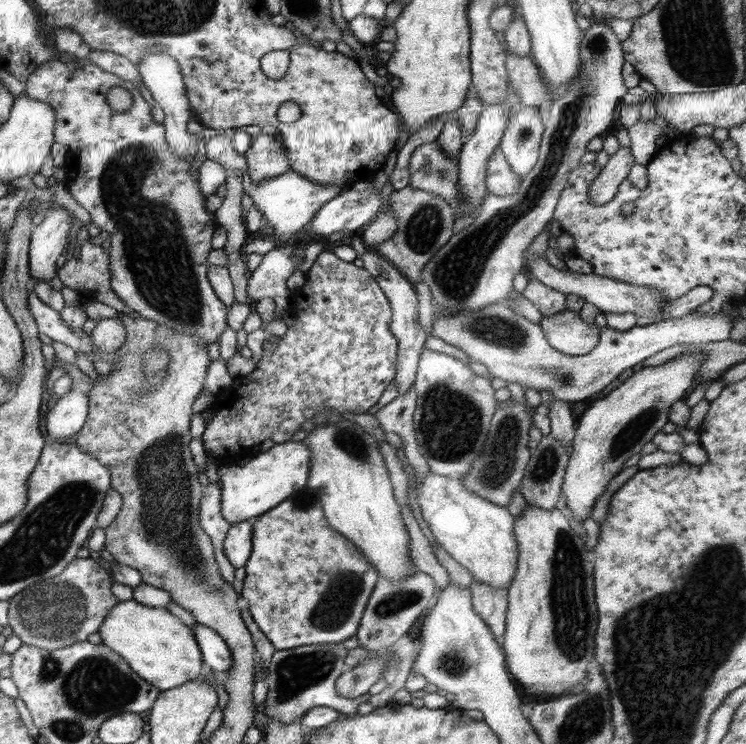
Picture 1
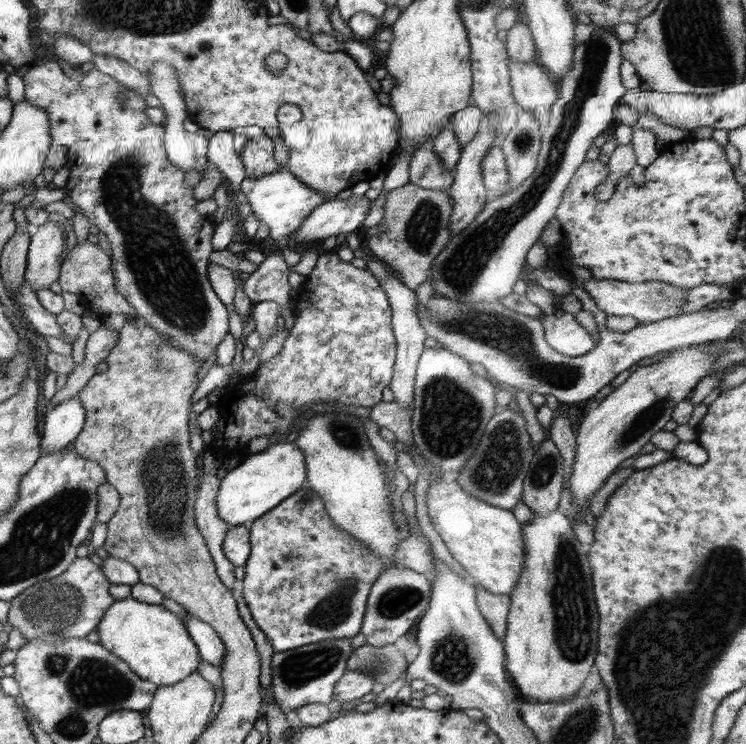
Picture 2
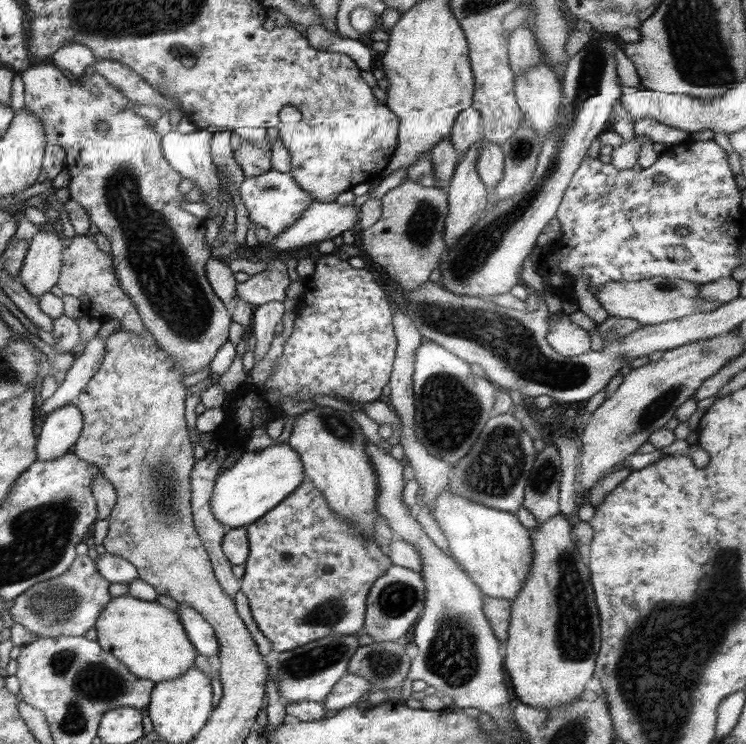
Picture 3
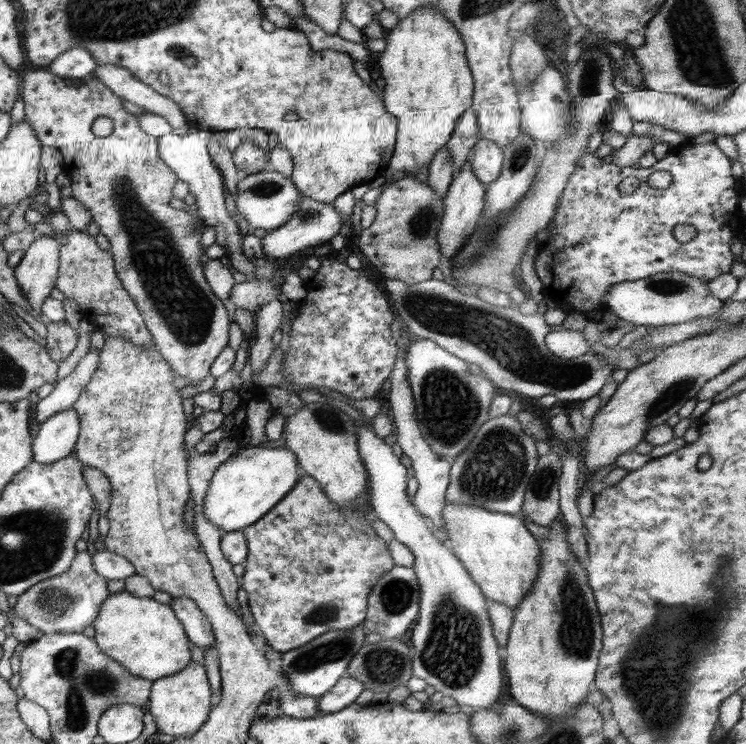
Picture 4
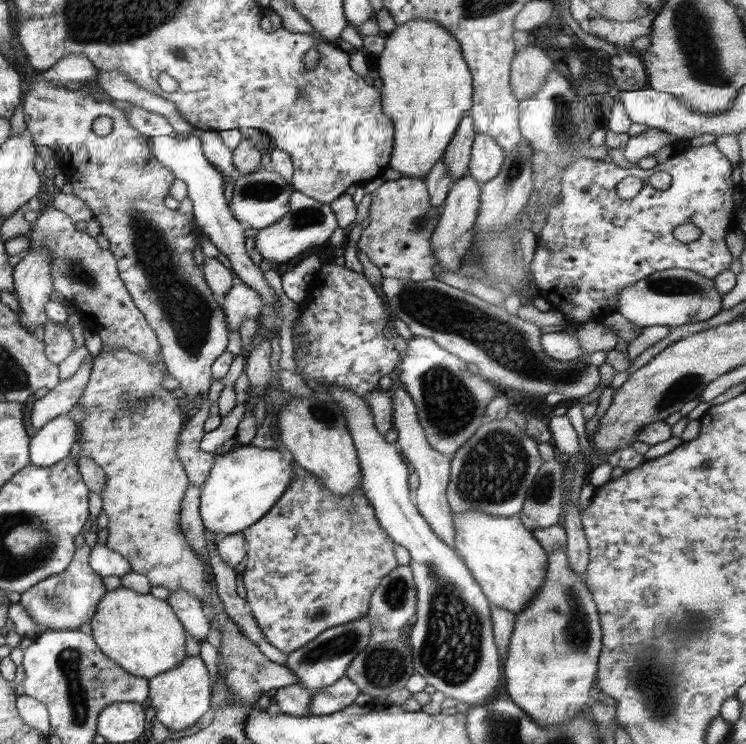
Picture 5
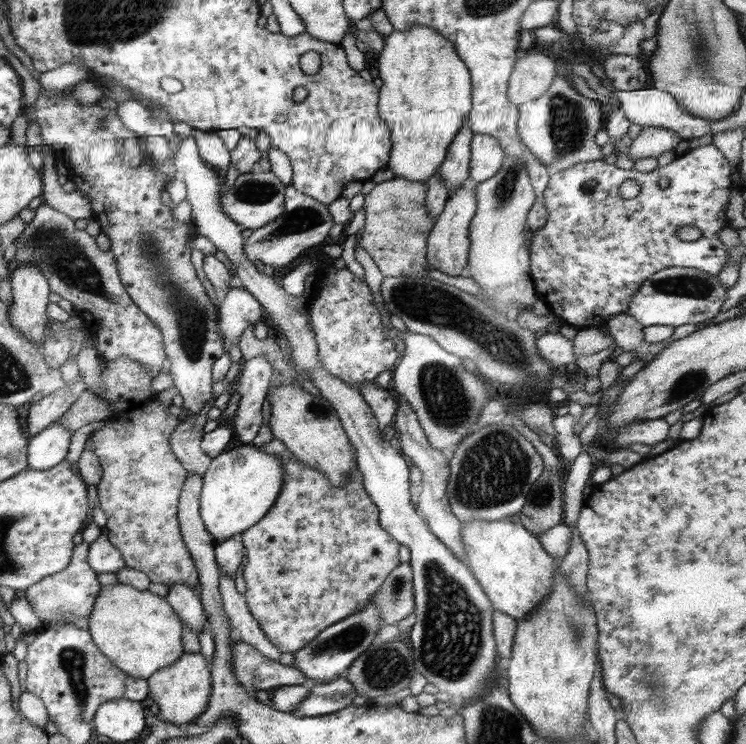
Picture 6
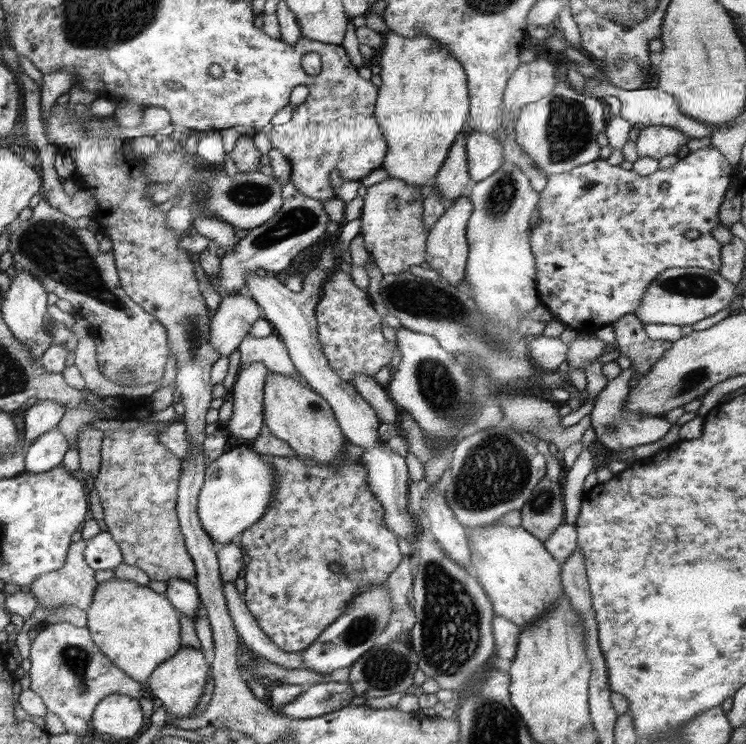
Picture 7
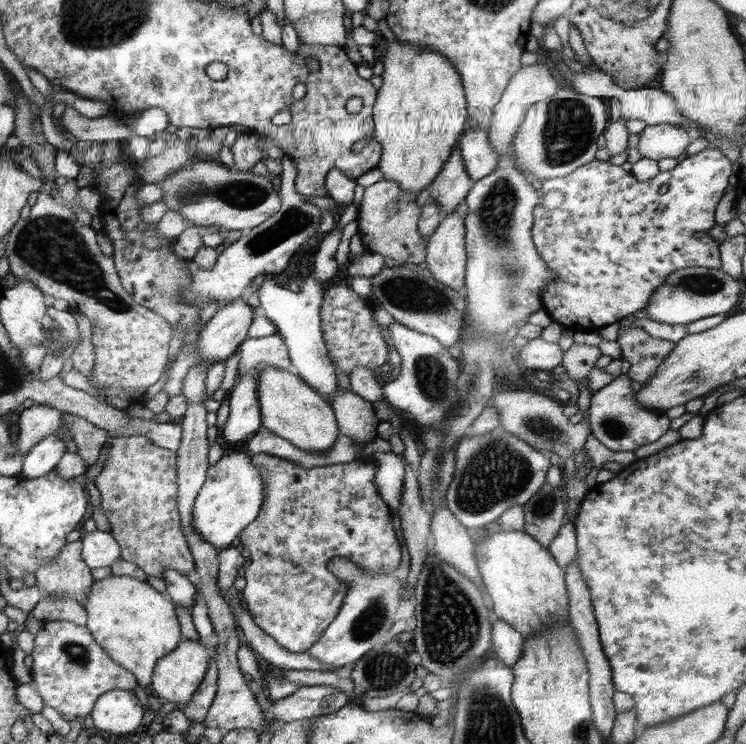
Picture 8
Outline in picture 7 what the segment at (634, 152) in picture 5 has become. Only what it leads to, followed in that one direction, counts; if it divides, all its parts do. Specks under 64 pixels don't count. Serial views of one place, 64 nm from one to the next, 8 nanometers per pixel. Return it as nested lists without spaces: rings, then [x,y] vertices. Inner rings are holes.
[[[651,125],[641,130],[636,140],[636,150],[639,157],[660,160],[668,154],[677,155],[680,147],[689,141],[688,137],[674,128]]]

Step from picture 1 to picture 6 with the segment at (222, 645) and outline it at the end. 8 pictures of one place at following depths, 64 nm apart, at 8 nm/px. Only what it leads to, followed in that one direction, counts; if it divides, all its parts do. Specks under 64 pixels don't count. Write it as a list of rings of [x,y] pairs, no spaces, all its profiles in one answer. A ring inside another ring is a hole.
[[[177,585],[169,588],[169,594],[165,598],[180,621],[192,632],[200,634],[207,624],[207,618],[198,592],[194,588]]]

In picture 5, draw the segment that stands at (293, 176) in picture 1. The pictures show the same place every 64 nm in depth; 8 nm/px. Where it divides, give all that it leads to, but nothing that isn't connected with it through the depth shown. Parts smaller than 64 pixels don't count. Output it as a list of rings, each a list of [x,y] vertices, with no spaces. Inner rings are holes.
[[[265,165],[260,170],[237,178],[233,187],[232,202],[229,206],[237,221],[246,222],[250,228],[262,230],[276,224],[289,212],[289,199],[292,190],[293,184],[291,182],[286,183],[282,180],[280,173]]]

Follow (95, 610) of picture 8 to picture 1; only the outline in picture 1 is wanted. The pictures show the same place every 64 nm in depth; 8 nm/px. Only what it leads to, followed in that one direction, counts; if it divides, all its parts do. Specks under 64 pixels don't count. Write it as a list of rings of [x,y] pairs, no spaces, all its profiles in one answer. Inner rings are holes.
[[[134,599],[119,601],[98,632],[102,644],[118,653],[138,676],[161,692],[200,678],[202,653],[193,630],[167,609],[149,608]]]

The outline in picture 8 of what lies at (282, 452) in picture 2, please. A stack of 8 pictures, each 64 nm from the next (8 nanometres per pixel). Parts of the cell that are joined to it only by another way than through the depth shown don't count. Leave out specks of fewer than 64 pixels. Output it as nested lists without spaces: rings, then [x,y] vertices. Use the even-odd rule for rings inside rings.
[[[242,447],[233,450],[207,470],[205,483],[196,496],[192,527],[205,542],[218,550],[230,547],[242,530],[256,520],[266,496],[267,482],[260,477],[260,469],[250,461],[250,454]]]

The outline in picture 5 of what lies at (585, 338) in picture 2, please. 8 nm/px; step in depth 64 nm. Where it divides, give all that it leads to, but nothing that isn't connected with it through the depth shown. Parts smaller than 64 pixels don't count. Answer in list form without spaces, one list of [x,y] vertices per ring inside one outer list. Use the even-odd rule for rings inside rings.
[[[553,329],[553,332],[543,334],[540,341],[547,356],[563,363],[574,362],[583,354],[576,334],[570,335],[563,330]]]

